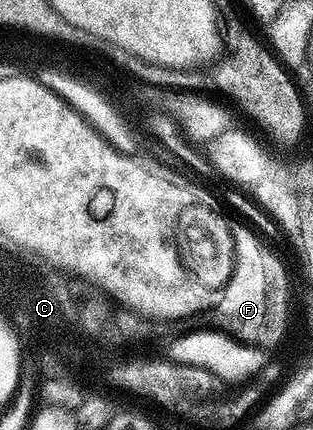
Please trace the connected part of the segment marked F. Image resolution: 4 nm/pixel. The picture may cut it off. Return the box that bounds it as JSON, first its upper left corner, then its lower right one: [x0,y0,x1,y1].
[212,222,290,349]

